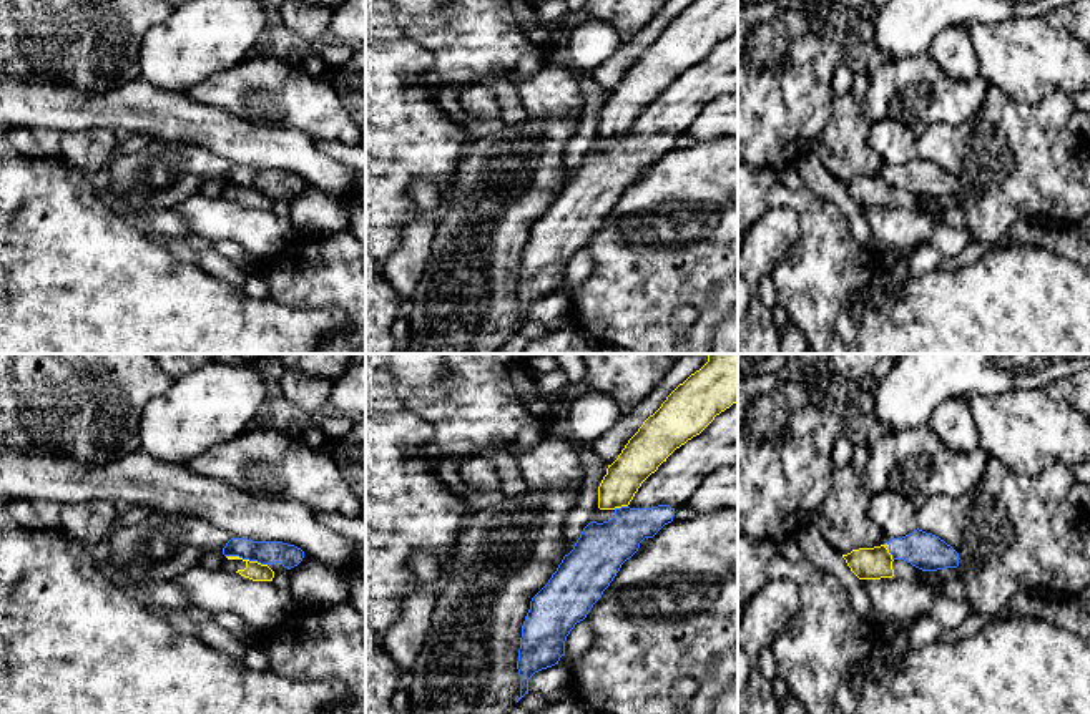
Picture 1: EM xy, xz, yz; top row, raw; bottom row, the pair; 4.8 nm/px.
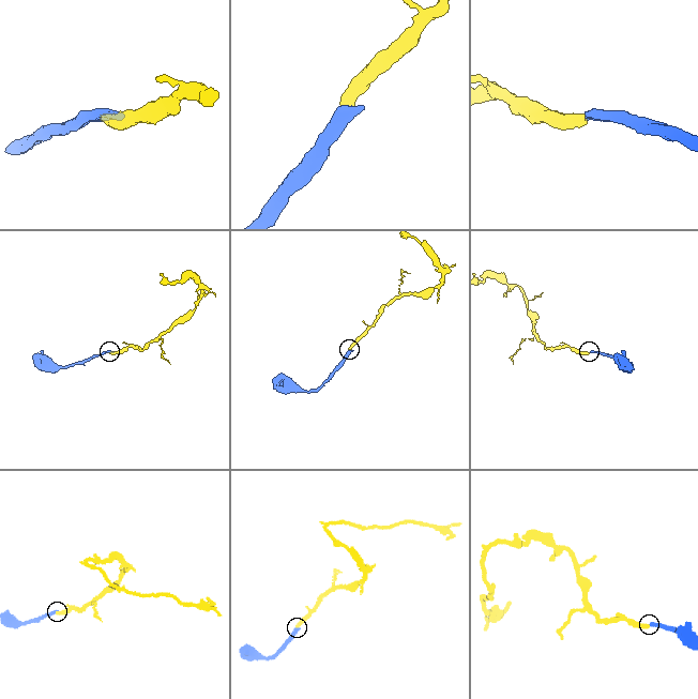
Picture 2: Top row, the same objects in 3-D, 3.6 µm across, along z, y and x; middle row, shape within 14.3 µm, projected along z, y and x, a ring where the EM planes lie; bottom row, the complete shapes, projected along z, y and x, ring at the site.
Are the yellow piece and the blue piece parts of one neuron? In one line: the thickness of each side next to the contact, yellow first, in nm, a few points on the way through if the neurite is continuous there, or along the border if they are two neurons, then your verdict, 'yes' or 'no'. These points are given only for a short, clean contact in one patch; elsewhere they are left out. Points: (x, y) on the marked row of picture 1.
90/110 nm | along xy (226, 555), (266, 565) | no

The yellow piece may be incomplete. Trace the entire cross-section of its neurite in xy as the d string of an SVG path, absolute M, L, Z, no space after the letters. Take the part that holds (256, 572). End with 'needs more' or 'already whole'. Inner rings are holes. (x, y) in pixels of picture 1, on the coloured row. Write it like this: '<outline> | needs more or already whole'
M226 556L219 568L226 571L236 571L253 581L272 581L274 578L274 571L268 565L243 560L239 556Z | needs more

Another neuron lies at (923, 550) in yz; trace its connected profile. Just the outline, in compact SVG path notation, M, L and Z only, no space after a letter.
M922 530L886 543L892 560L904 560L922 571L937 571L959 566L959 553L944 540Z

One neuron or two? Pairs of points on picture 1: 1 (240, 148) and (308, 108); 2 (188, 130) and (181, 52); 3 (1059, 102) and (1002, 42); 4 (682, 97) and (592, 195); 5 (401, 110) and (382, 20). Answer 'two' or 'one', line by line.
1: two
2: two
3: two
4: one
5: two

